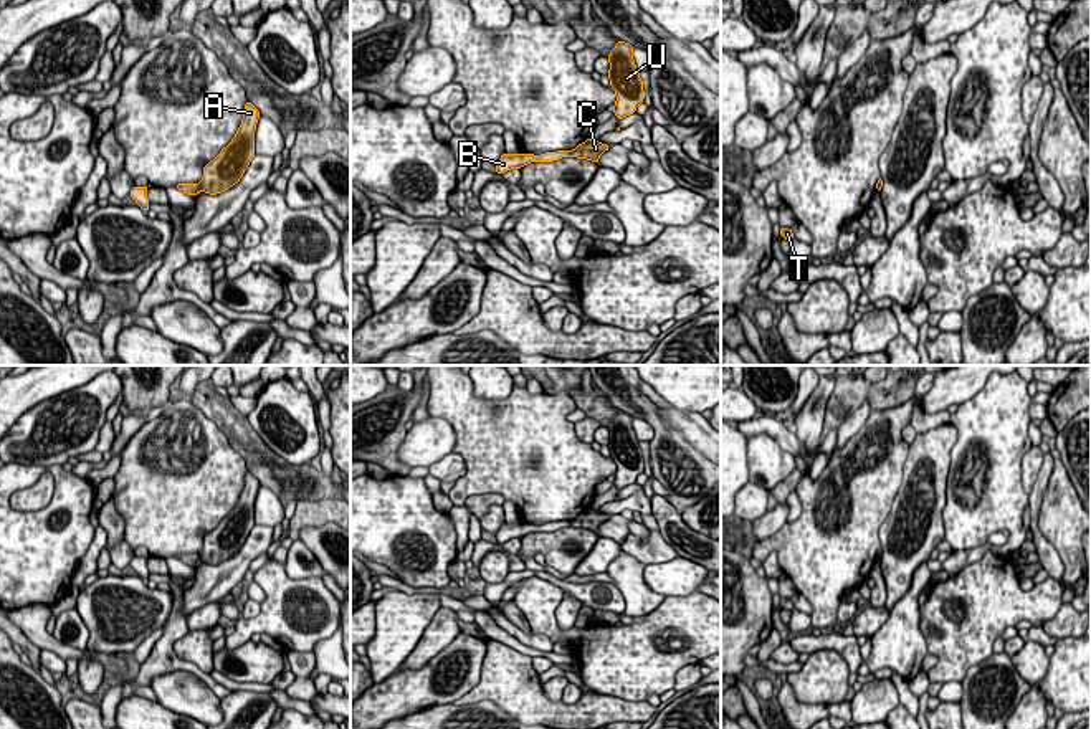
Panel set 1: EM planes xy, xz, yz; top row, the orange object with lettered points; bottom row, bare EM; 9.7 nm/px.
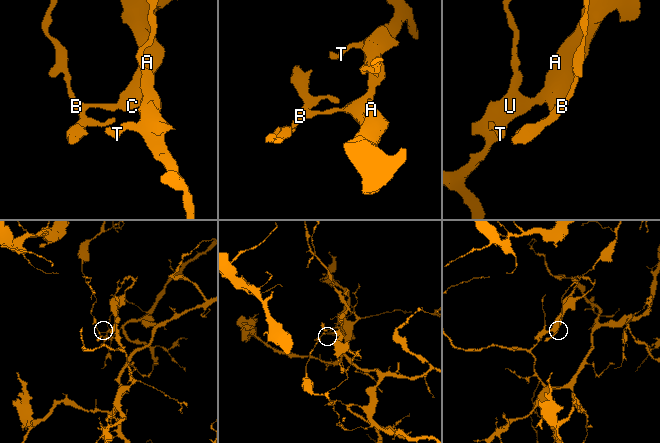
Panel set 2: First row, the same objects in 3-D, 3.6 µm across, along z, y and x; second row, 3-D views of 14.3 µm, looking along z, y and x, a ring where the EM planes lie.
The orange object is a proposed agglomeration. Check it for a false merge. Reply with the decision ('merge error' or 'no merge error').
merge error

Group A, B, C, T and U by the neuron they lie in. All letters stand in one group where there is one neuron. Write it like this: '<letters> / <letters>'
A C T U / B

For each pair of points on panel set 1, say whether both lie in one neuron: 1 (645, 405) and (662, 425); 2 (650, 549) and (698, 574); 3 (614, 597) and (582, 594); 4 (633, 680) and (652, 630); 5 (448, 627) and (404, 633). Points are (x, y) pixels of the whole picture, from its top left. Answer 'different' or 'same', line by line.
1: same
2: different
3: same
4: same
5: different

